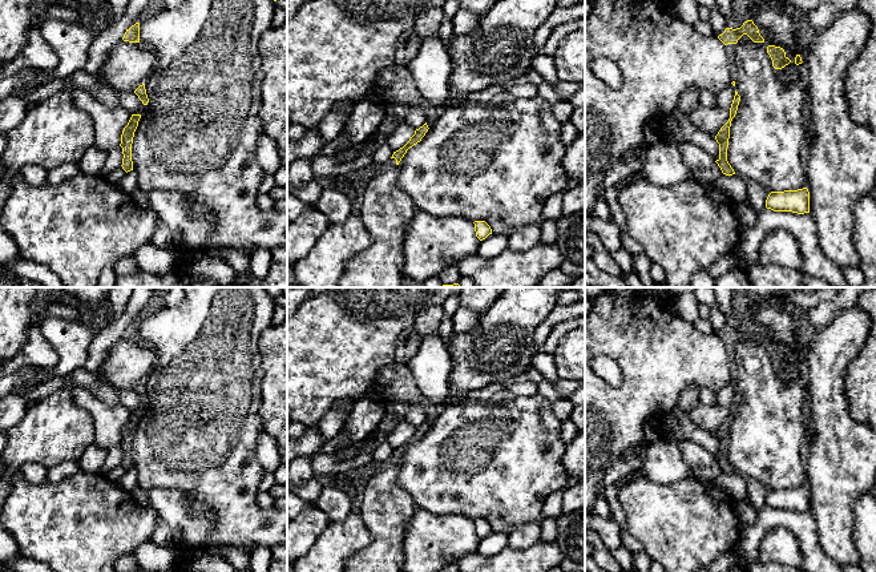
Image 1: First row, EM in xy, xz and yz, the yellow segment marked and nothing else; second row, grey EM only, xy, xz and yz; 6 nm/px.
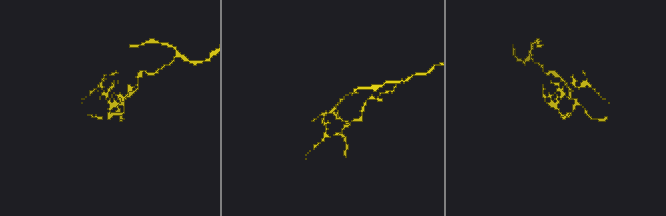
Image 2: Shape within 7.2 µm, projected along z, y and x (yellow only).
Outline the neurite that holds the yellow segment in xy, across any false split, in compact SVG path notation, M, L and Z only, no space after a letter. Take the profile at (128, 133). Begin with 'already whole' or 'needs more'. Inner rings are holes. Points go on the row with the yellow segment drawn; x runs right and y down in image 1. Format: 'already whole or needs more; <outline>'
already whole; M132 114L128 125L124 128L121 134L120 146L122 148L122 154L124 154L121 166L126 173L133 170L132 144L133 144L134 132L138 126L140 118L141 118L141 114Z

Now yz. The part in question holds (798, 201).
already whole; M807 188L771 192L766 200L766 208L774 212L810 213L810 192Z

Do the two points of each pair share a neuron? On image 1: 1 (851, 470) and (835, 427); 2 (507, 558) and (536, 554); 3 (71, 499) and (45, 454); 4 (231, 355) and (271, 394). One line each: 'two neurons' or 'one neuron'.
1: one neuron
2: one neuron
3: two neurons
4: two neurons

